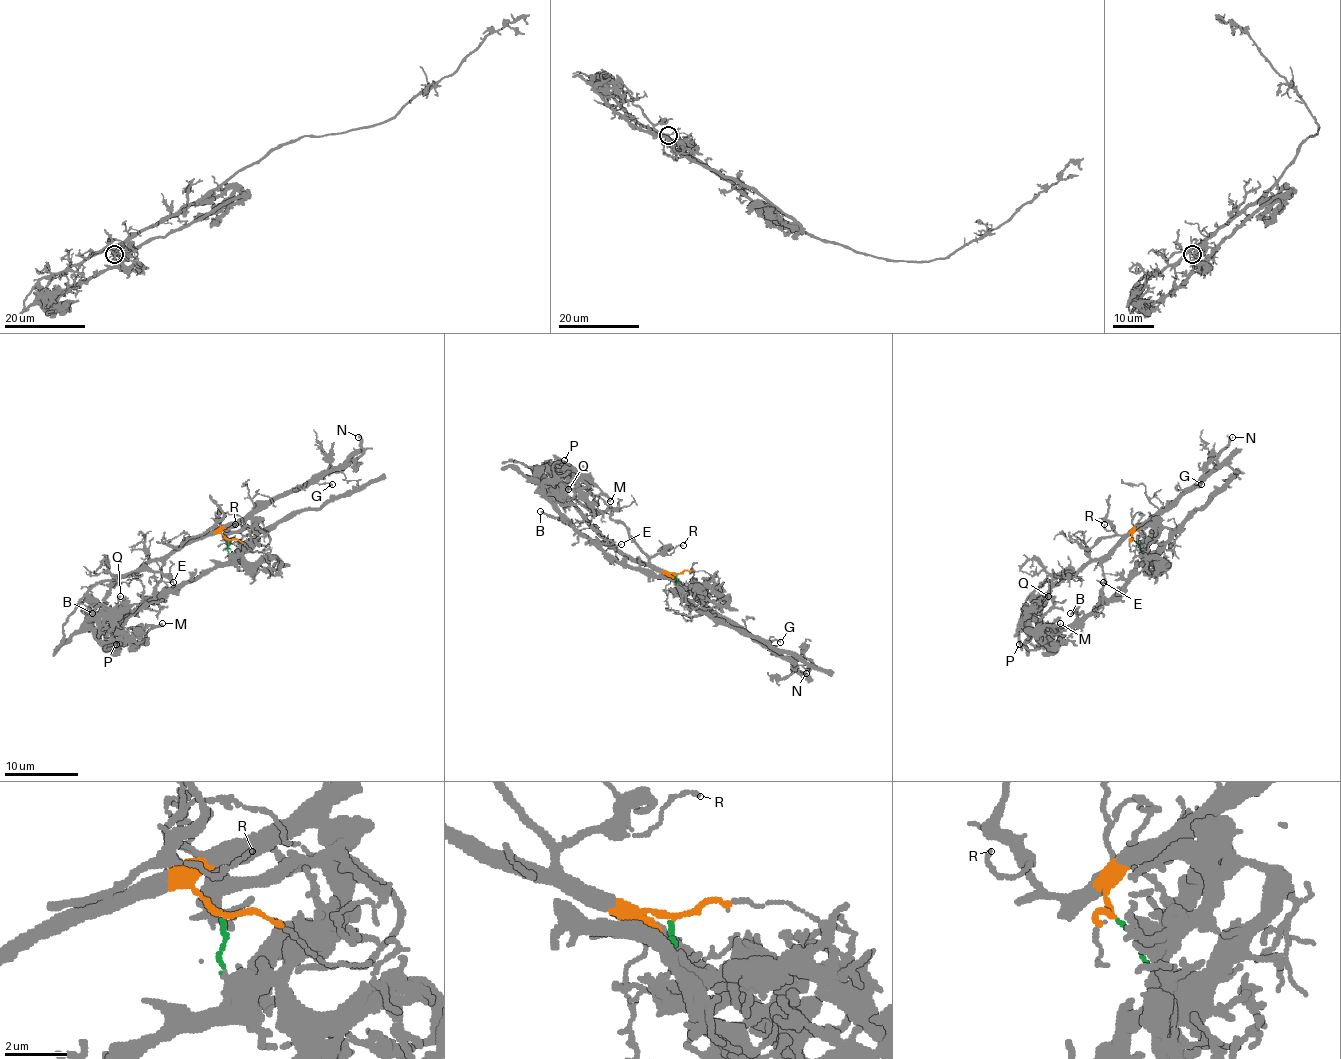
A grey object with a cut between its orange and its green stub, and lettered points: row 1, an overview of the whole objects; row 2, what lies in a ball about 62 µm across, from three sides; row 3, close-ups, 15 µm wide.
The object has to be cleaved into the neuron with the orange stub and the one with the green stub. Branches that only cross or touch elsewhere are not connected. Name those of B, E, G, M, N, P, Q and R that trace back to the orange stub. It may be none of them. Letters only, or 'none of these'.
E, G, N, R

